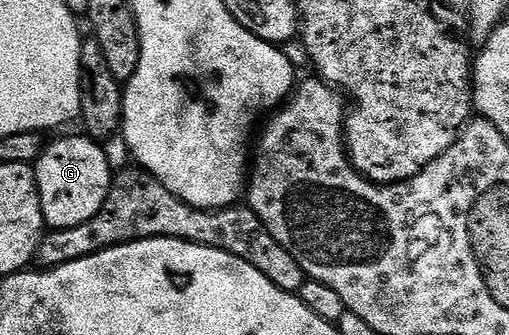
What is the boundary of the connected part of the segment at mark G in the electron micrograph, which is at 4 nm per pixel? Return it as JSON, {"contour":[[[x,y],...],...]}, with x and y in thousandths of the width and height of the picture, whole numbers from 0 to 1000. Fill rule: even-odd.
{"contour":[[[169,400],[124,406],[90,433],[69,481],[69,540],[81,591],[84,666],[94,684],[141,681],[175,663],[206,615],[222,546],[208,439]]]}

